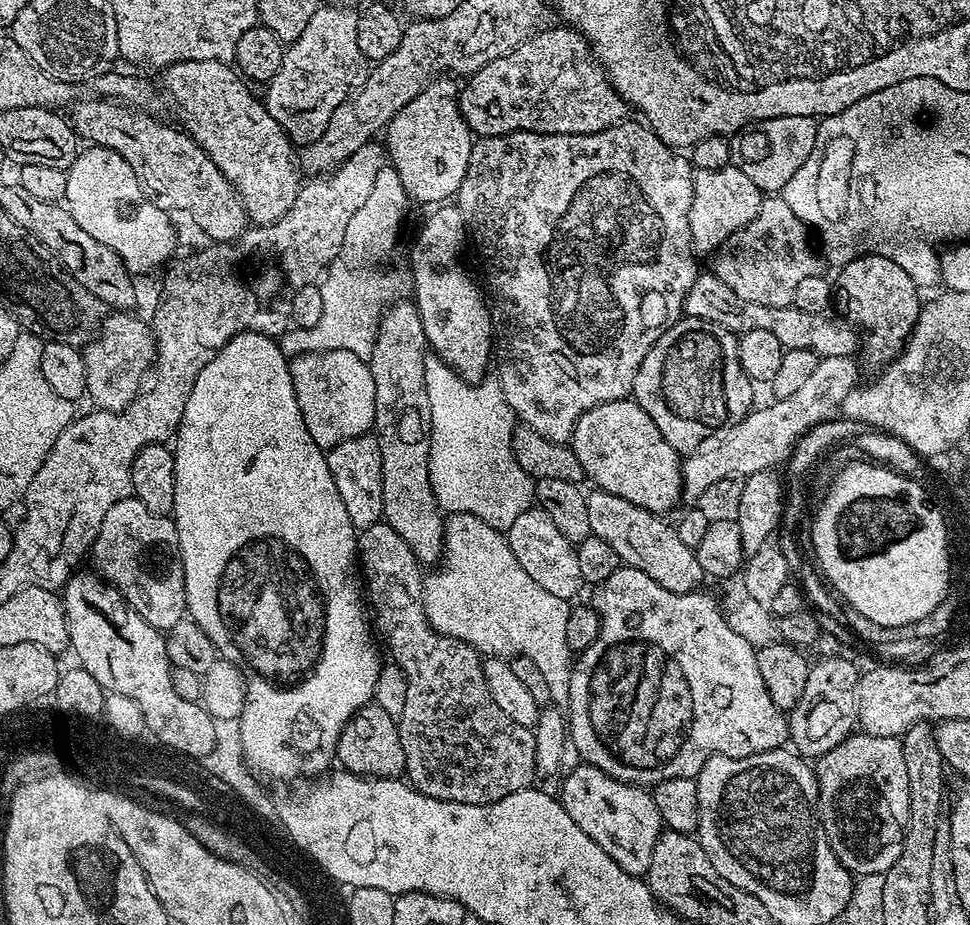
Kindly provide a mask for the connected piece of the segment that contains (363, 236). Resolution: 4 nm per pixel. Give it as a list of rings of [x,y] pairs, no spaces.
[[[386,164],[375,178],[370,198],[350,218],[343,244],[321,279],[322,317],[310,328],[294,326],[280,334],[278,343],[284,356],[291,358],[302,353],[348,350],[364,359],[371,357],[378,319],[383,316],[384,308],[397,299],[394,274],[388,268],[388,260],[409,204],[400,176],[392,165]]]

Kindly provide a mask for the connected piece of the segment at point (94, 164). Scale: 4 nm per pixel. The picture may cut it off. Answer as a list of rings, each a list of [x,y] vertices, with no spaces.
[[[88,146],[85,149],[85,152],[84,149],[77,151],[74,162],[66,170],[68,177],[64,200],[74,222],[78,222],[78,226],[82,226],[90,238],[106,242],[106,246],[119,254],[120,259],[135,274],[148,272],[159,264],[167,265],[173,259],[172,251],[176,248],[173,217],[151,202],[144,202],[137,212],[132,212],[129,216],[116,212],[116,196],[112,193],[112,163],[117,163],[118,157],[115,152],[99,146]]]

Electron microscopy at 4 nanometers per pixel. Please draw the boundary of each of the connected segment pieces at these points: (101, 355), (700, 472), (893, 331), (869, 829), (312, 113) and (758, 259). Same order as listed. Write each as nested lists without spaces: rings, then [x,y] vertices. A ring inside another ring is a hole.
[[[114,314],[104,317],[102,327],[95,333],[98,342],[90,342],[83,347],[88,387],[86,396],[96,403],[93,405],[99,411],[123,412],[129,408],[142,391],[144,375],[147,372],[149,375],[153,367],[156,359],[156,338],[152,334],[149,321],[139,318],[136,314]]]
[[[852,356],[821,358],[818,370],[805,382],[795,394],[785,400],[773,399],[765,408],[757,407],[742,417],[737,424],[728,424],[719,428],[710,438],[698,442],[692,452],[683,457],[680,466],[682,496],[688,502],[699,501],[700,495],[714,486],[714,482],[740,480],[753,476],[756,472],[775,469],[775,464],[783,465],[795,450],[797,442],[818,423],[829,419],[832,412],[843,405],[852,389],[857,387],[858,372]]]
[[[860,256],[839,269],[835,275],[835,307],[844,308],[843,315],[847,323],[858,330],[865,358],[872,364],[879,360],[895,360],[911,338],[922,307],[921,293],[910,274],[906,274],[906,270],[898,266],[898,262],[890,262],[890,258],[885,256]]]
[[[847,736],[838,742],[838,746],[834,746],[834,750],[815,761],[814,771],[818,793],[818,824],[827,836],[838,862],[842,862],[842,866],[846,866],[853,877],[883,877],[902,853],[904,832],[907,830],[907,819],[910,818],[910,787],[901,741],[895,736]]]
[[[321,4],[296,43],[285,47],[278,74],[267,81],[270,118],[288,133],[293,145],[312,144],[322,138],[334,110],[365,84],[370,64],[358,47],[358,18],[357,7]]]
[[[765,195],[758,206],[758,214],[754,214],[754,218],[750,218],[742,230],[730,234],[722,247],[716,249],[715,274],[726,282],[726,286],[730,286],[730,290],[734,290],[734,294],[738,294],[738,298],[746,298],[746,302],[790,308],[798,282],[819,276],[822,272],[821,257],[812,253],[808,236],[808,225],[800,221],[790,206],[786,206],[783,195]]]

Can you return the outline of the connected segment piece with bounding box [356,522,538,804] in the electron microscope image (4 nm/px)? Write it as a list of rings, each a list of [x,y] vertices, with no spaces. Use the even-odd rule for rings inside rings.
[[[381,522],[359,529],[356,538],[356,551],[358,553],[358,568],[362,573],[362,584],[366,589],[366,600],[370,605],[370,616],[374,621],[375,631],[381,641],[384,639],[388,643],[388,648],[392,651],[391,659],[406,674],[406,706],[402,706],[402,714],[398,717],[398,723],[402,738],[402,754],[404,755],[404,772],[407,783],[411,784],[416,791],[426,794],[430,798],[438,798],[442,802],[462,802],[463,804],[493,804],[510,794],[522,791],[524,788],[533,787],[535,780],[532,779],[537,779],[538,776],[533,729],[529,725],[527,728],[526,725],[519,724],[515,720],[517,718],[515,715],[498,710],[498,702],[494,702],[494,698],[490,698],[490,686],[486,686],[481,653],[466,642],[460,641],[458,638],[444,636],[431,627],[427,614],[424,612],[425,577],[422,573],[420,574],[422,566],[410,548],[406,546],[406,540],[398,534],[398,530],[394,530],[386,522]]]

